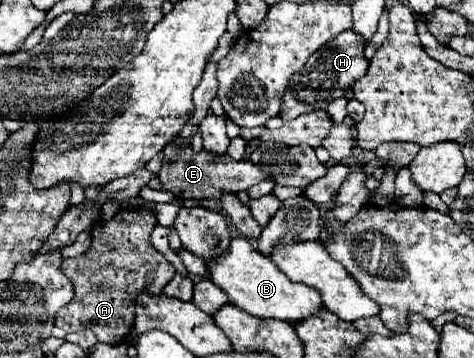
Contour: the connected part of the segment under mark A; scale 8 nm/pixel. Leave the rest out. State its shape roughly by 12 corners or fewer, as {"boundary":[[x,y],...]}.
{"boundary":[[146,209],[98,219],[62,261],[74,301],[56,327],[124,341],[138,291],[176,269],[150,243]]}

